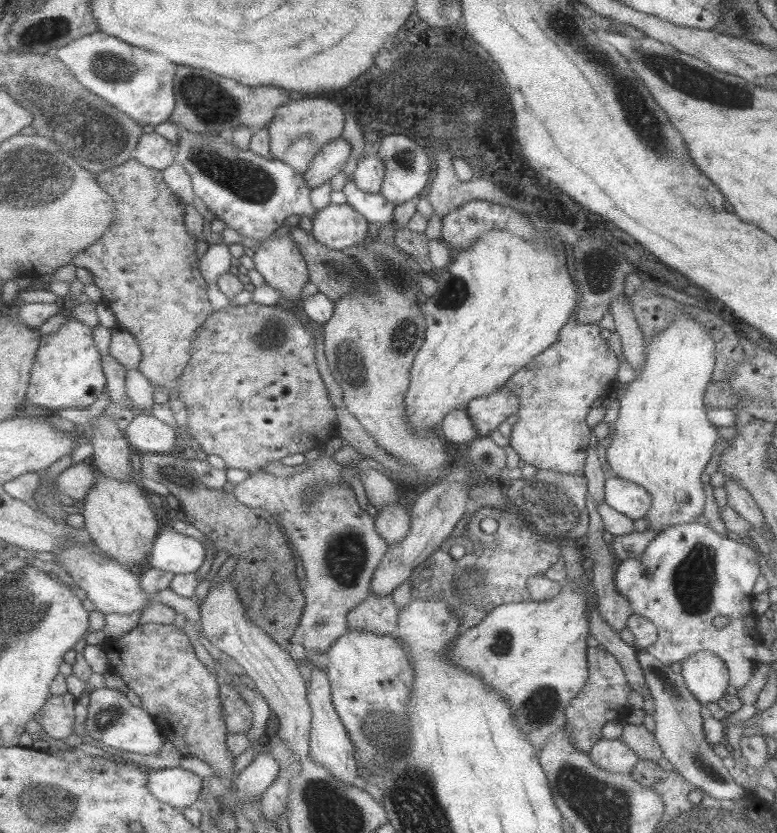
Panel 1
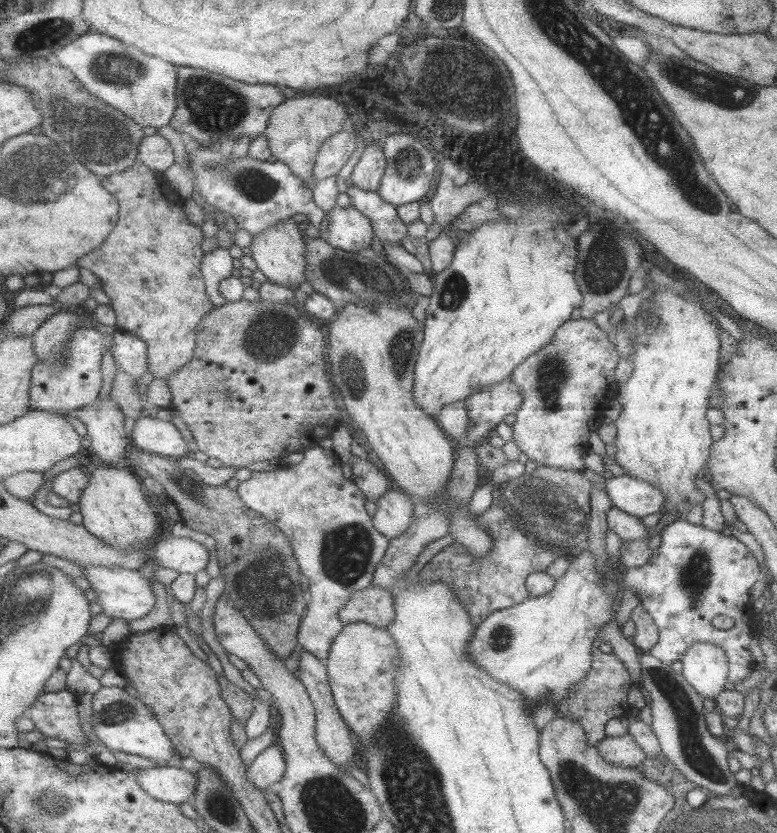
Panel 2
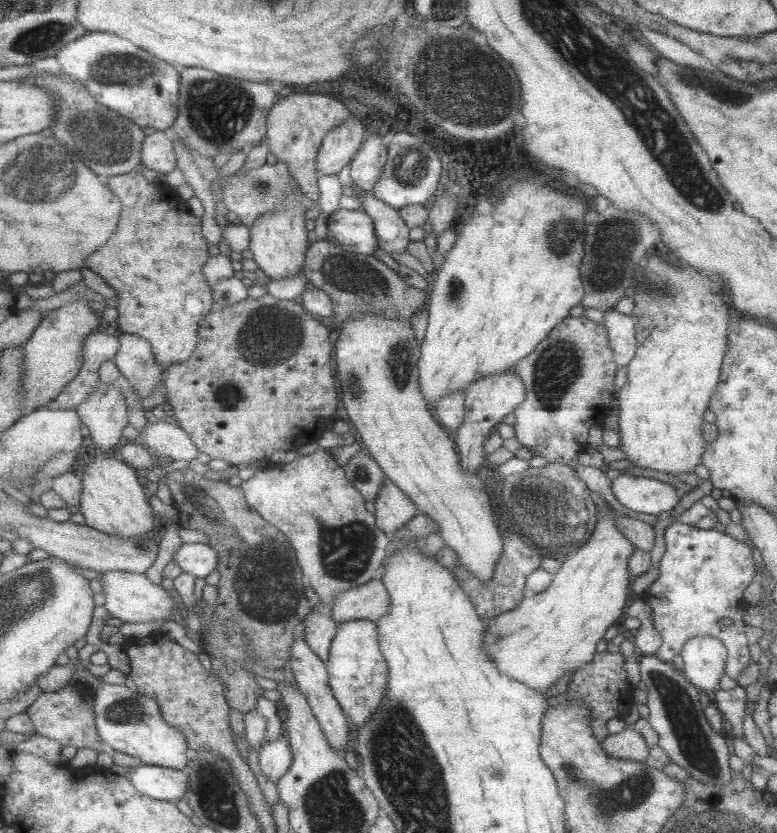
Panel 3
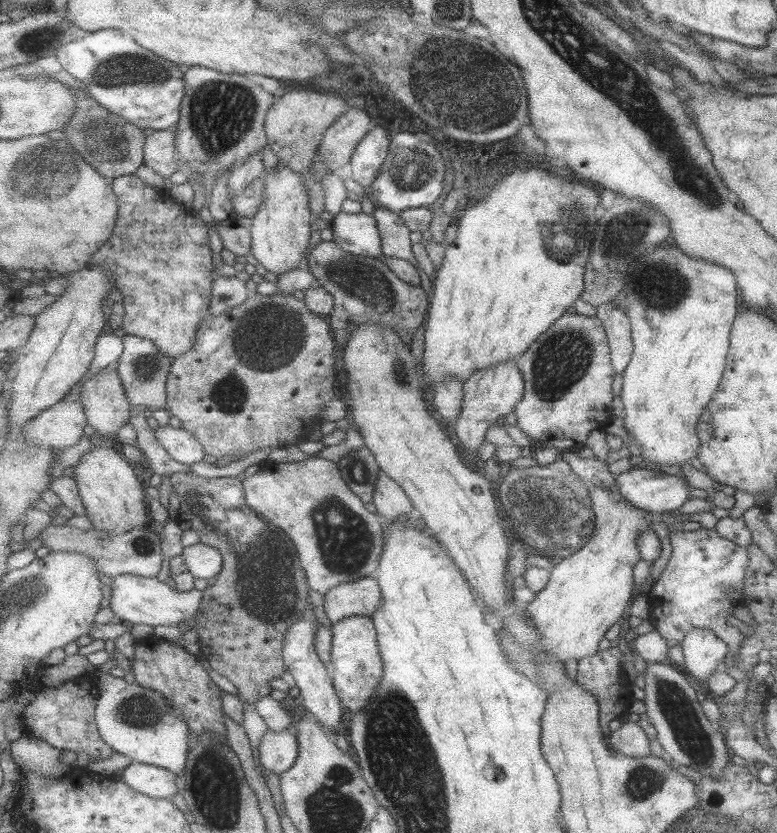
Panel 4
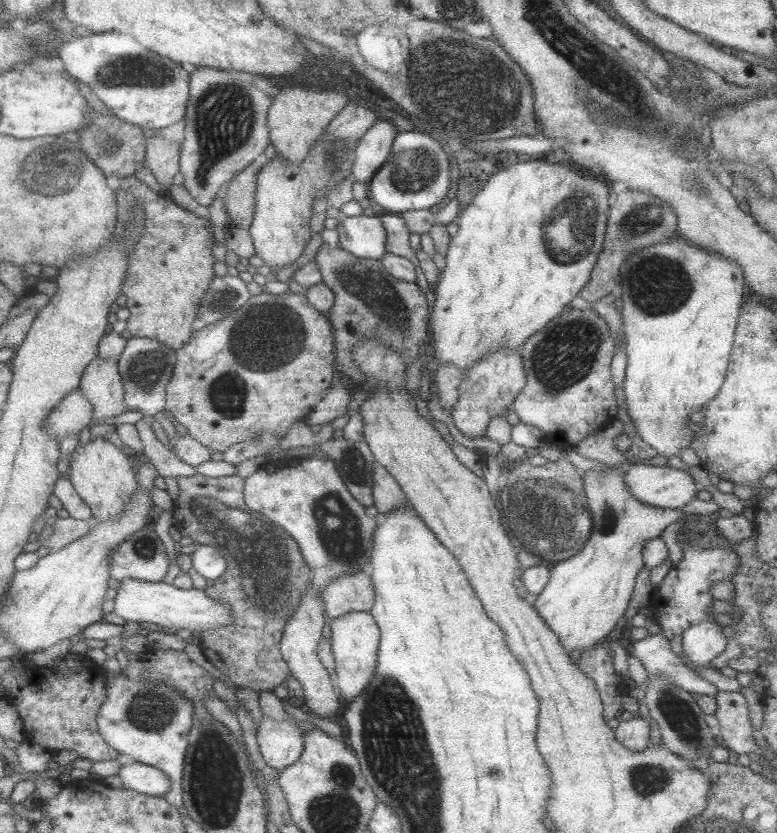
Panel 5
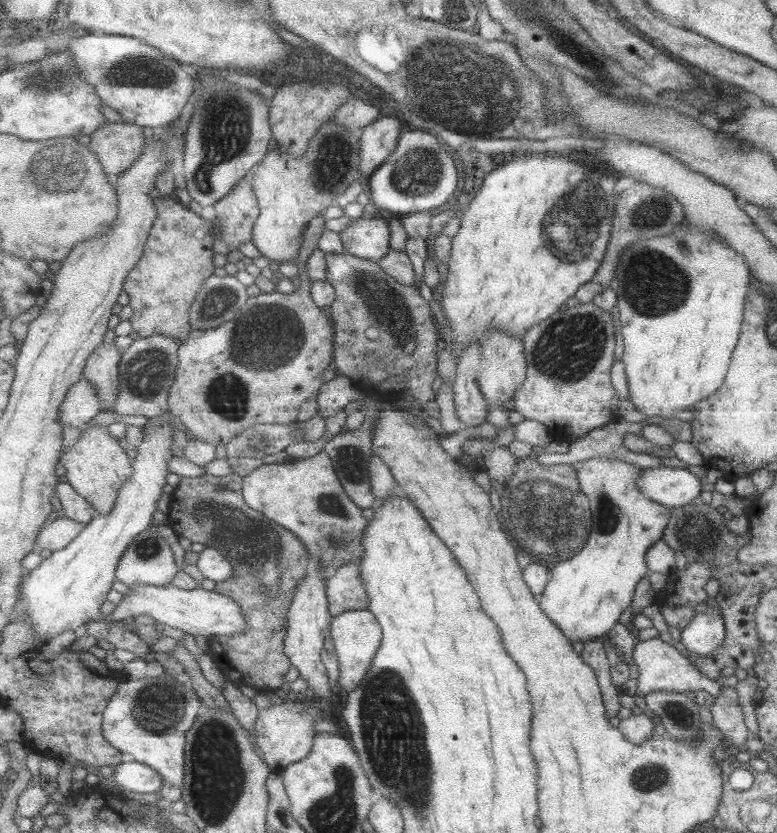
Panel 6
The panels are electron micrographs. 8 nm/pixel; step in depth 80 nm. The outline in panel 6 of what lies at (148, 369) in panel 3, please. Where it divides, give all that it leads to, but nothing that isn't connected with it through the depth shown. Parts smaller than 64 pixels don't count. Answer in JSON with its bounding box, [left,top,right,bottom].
[113,335,181,420]

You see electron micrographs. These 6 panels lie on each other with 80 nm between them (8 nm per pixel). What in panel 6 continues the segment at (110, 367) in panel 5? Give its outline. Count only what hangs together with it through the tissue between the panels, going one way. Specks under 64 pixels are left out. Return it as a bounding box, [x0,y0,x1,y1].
[84,330,123,411]

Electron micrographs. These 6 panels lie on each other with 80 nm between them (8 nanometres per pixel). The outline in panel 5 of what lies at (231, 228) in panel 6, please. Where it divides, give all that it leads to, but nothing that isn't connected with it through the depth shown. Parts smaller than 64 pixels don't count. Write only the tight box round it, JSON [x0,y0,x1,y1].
[222,162,263,230]

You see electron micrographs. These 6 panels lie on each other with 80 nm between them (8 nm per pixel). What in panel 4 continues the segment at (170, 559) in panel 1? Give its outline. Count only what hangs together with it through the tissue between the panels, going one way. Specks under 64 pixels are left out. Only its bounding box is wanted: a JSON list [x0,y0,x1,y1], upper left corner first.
[182,543,224,579]

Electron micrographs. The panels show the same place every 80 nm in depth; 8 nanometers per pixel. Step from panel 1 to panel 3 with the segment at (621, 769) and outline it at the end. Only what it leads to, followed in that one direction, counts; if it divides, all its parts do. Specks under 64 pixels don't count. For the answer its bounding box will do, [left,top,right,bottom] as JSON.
[600,725,649,762]

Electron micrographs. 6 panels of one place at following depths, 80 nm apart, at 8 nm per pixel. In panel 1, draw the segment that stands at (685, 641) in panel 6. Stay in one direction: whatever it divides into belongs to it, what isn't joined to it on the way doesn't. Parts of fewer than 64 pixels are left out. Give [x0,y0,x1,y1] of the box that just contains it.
[680,651,728,706]

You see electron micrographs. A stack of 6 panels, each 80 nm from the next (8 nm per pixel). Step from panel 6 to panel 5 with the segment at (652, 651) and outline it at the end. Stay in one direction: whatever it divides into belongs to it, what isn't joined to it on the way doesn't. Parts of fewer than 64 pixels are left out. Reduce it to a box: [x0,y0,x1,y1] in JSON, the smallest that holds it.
[632,633,718,697]

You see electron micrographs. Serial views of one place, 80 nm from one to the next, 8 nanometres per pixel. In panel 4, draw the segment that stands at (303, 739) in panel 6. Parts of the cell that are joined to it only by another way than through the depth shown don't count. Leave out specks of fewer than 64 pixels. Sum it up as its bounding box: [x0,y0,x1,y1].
[260,728,299,775]

